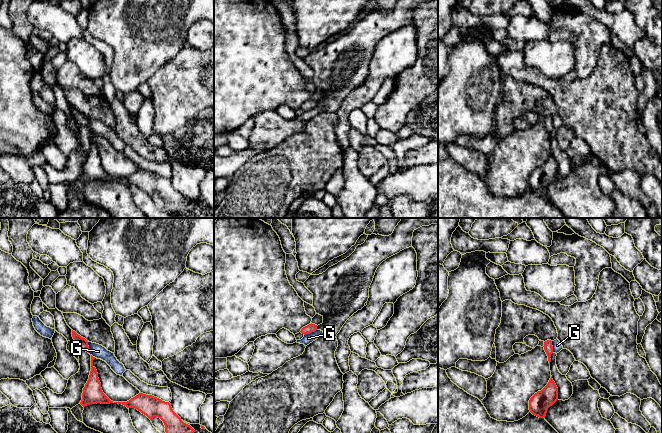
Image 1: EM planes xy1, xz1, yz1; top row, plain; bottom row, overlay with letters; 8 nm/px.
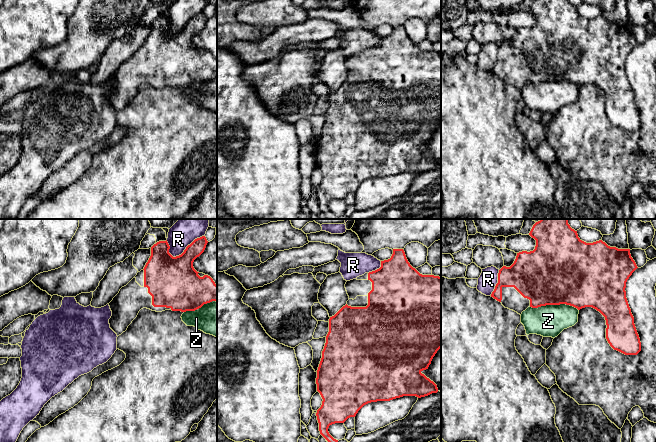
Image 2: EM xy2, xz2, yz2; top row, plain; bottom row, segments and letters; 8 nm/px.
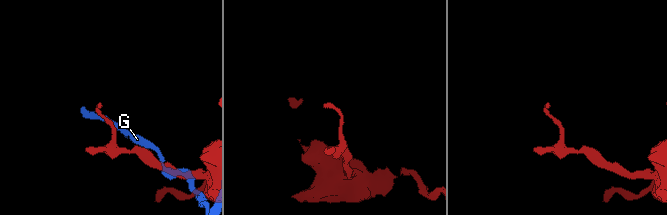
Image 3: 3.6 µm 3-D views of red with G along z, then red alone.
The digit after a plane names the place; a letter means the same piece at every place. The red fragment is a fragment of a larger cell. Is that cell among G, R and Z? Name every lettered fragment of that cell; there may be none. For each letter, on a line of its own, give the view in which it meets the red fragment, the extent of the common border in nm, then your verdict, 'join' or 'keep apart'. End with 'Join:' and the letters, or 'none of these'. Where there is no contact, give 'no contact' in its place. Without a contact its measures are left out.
G: contact in xz1; length 120 nm; keep apart
R: contact in xy2; length 320 nm; keep apart
Z: contact in yz2; length 400 nm; keep apart
Join: none of these

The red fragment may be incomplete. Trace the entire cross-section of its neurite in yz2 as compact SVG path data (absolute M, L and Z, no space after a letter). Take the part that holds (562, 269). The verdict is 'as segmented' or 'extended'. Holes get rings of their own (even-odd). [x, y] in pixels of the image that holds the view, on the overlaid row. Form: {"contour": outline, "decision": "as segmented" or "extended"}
{"contour": "M541 219L529 235L536 240L533 251L517 253L510 267L503 266L491 297L505 308L522 314L529 306L566 304L577 308L592 307L606 320L606 339L625 355L637 355L641 342L626 298L626 282L638 268L630 249L610 247L602 240L586 243L568 224L568 219Z", "decision": "extended"}

